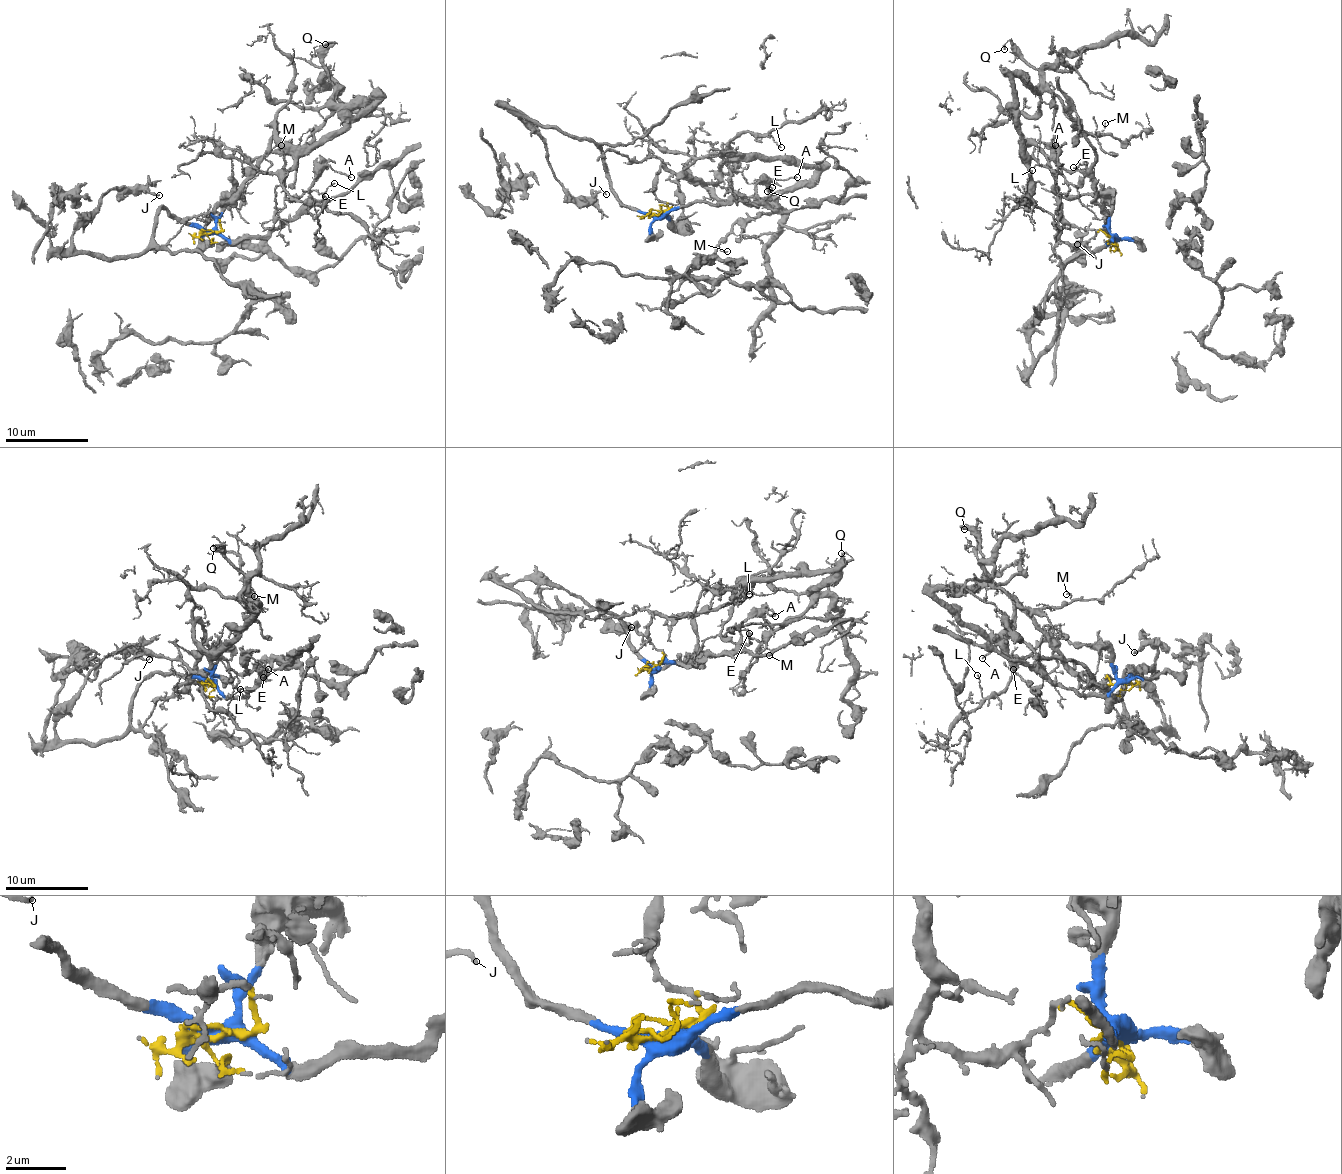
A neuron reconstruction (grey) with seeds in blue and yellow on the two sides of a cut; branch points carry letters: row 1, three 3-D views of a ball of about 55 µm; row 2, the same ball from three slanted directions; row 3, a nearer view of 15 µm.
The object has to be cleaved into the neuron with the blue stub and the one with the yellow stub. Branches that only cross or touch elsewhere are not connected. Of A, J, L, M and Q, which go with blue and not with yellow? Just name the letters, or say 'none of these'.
A, J

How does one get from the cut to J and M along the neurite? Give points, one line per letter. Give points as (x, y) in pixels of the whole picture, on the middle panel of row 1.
J: (659, 215), (621, 202), (605, 173), (601, 145), (521, 116), (543, 141), (548, 166), (573, 197), (606, 194)
M: (659, 215), (663, 167), (704, 185), (739, 157), (817, 168), (732, 226), (717, 245), (728, 251)

